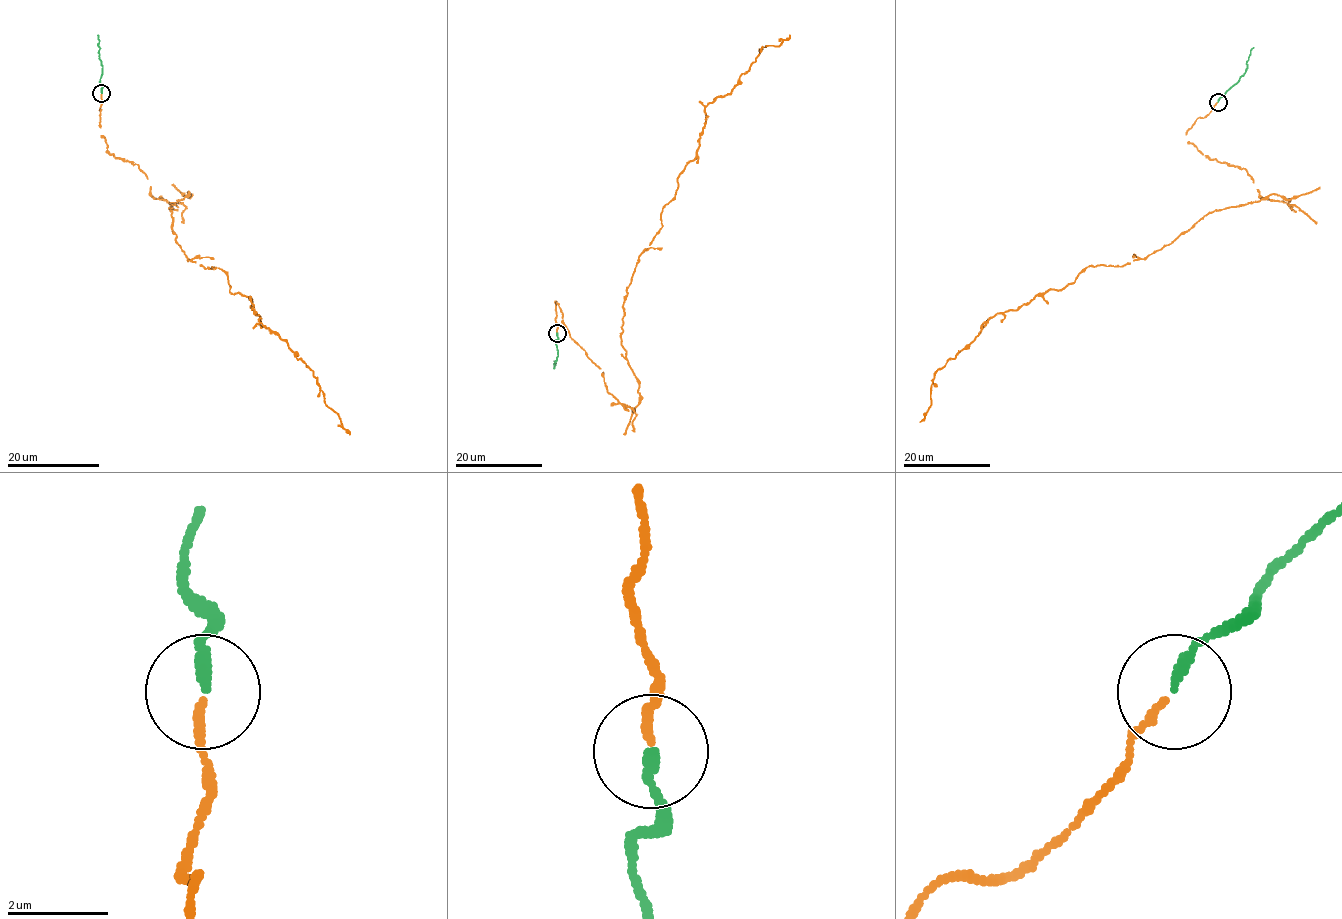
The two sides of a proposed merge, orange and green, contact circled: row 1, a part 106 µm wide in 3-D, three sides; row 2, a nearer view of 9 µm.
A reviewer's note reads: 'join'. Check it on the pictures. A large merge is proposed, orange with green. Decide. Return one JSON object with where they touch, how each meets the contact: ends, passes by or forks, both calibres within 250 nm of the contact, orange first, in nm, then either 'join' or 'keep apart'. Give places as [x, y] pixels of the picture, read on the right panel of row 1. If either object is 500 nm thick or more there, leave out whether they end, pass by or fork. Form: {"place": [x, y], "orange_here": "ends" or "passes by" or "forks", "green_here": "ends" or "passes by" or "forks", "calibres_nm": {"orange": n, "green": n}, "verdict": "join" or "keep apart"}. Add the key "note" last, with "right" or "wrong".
{"place": [1218, 102], "orange_here": "ends", "green_here": "ends", "calibres_nm": {"orange": 150, "green": 200}, "verdict": "join", "note": "right"}

